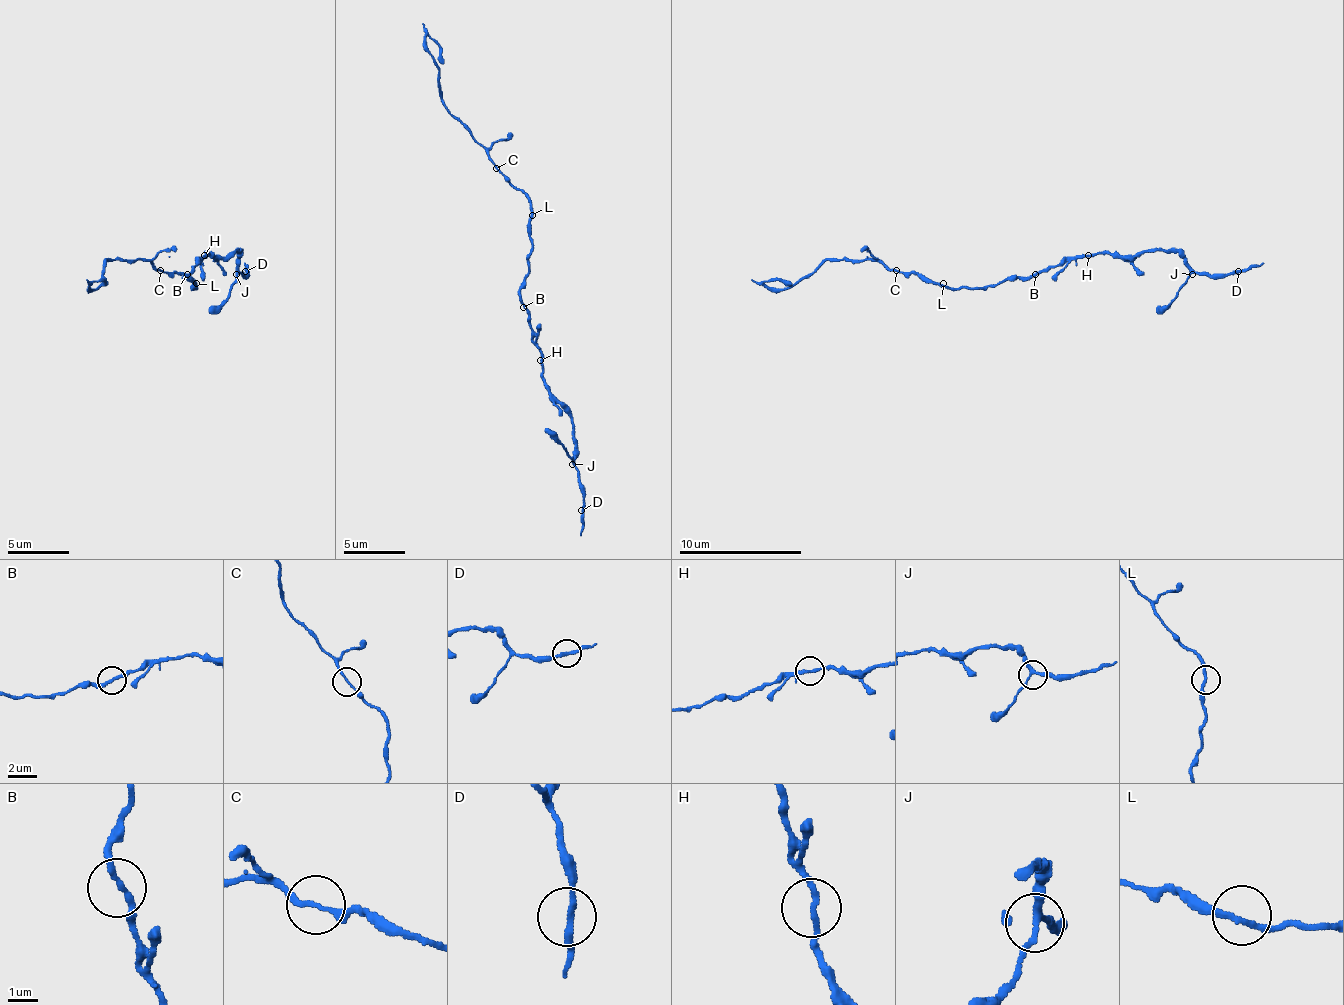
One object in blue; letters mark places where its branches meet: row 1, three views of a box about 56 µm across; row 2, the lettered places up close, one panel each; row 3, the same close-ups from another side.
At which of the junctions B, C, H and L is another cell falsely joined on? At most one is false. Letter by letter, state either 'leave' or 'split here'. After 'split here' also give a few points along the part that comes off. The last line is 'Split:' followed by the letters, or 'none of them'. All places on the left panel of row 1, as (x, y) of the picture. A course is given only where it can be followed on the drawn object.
B: leave
C: leave
H: leave
L: leave
Split: none of them

